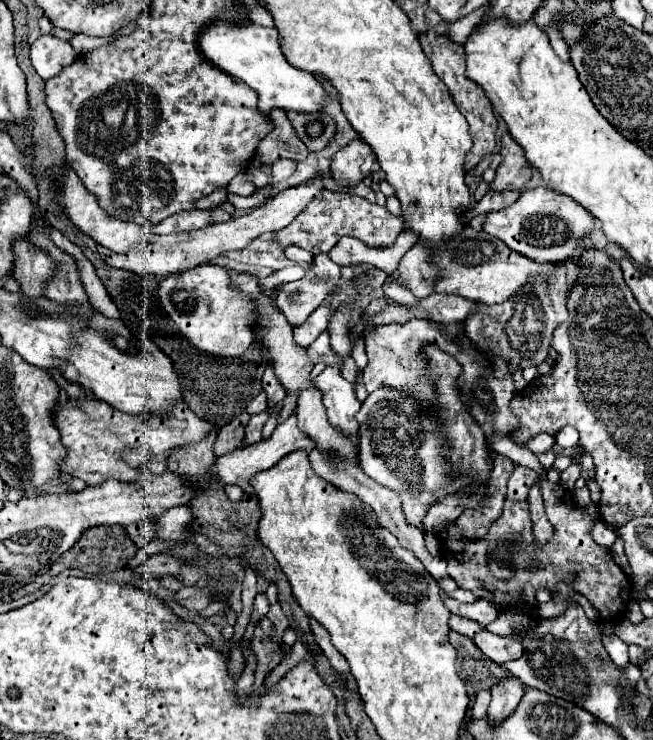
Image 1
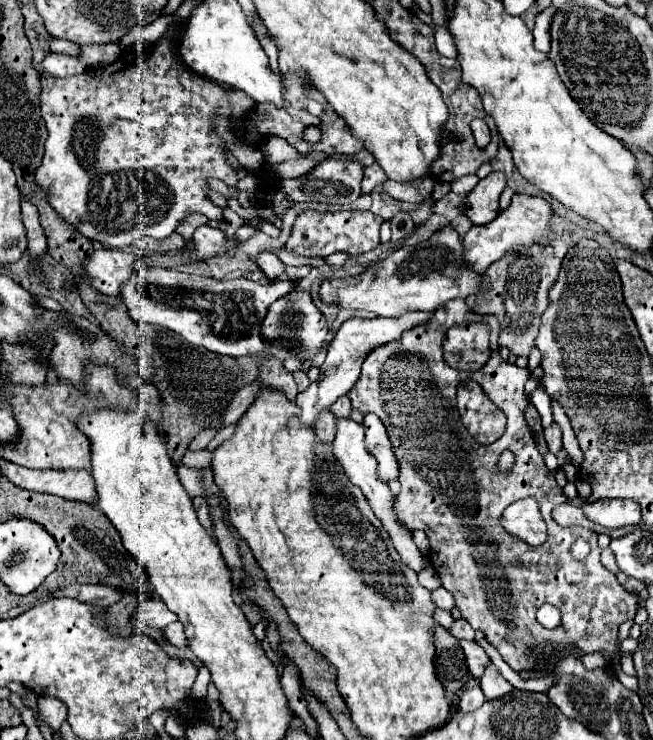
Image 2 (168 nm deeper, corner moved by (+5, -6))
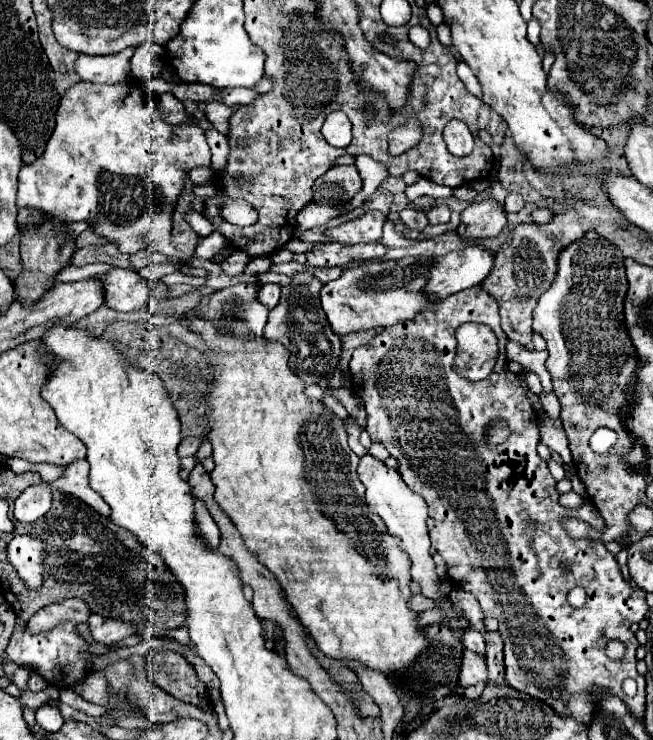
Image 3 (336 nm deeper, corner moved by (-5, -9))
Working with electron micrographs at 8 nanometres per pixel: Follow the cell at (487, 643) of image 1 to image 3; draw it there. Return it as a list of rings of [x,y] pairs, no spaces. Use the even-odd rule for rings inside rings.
[[[463,650],[461,670],[459,670],[459,686],[467,688],[467,686],[473,686],[475,682],[481,682],[481,680],[487,680],[485,660],[471,650]]]

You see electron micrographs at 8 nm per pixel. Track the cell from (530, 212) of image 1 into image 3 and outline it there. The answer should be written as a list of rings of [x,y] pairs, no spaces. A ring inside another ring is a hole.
[[[467,246],[447,256],[435,256],[423,294],[429,300],[445,300],[465,288],[481,284],[493,268],[495,256],[481,246]]]

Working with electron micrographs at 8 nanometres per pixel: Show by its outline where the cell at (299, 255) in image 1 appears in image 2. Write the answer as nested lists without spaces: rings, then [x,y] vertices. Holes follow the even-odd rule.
[[[261,253],[259,257],[257,257],[257,263],[259,263],[259,267],[263,269],[263,273],[273,281],[273,279],[277,279],[283,271],[285,271],[285,263],[275,255],[275,253]]]

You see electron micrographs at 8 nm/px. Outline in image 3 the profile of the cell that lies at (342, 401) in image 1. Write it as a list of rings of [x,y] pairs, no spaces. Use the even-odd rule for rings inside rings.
[[[365,454],[361,460],[359,460],[359,468],[357,468],[357,474],[359,474],[359,480],[361,484],[365,486],[367,494],[367,504],[369,508],[379,514],[387,526],[387,532],[395,538],[401,540],[401,550],[409,556],[411,560],[411,578],[415,582],[419,582],[421,586],[421,592],[423,596],[431,598],[433,602],[437,602],[437,608],[443,612],[443,624],[447,628],[451,628],[451,632],[455,632],[455,636],[459,638],[459,642],[463,642],[463,636],[465,636],[465,630],[471,626],[469,618],[459,612],[449,596],[443,596],[443,592],[439,590],[439,578],[435,574],[435,564],[433,564],[433,558],[431,558],[431,552],[429,552],[429,528],[427,528],[427,520],[429,520],[429,514],[427,514],[427,504],[425,500],[415,494],[411,488],[407,488],[407,484],[403,482],[403,478],[399,476],[399,472],[395,468],[387,468],[381,460],[375,460],[373,456]]]

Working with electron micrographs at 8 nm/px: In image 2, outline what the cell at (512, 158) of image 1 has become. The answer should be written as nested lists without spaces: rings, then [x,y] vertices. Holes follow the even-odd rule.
[[[493,171],[481,179],[475,189],[465,197],[463,213],[473,221],[473,225],[487,225],[499,211],[499,197],[507,187],[503,171]]]

